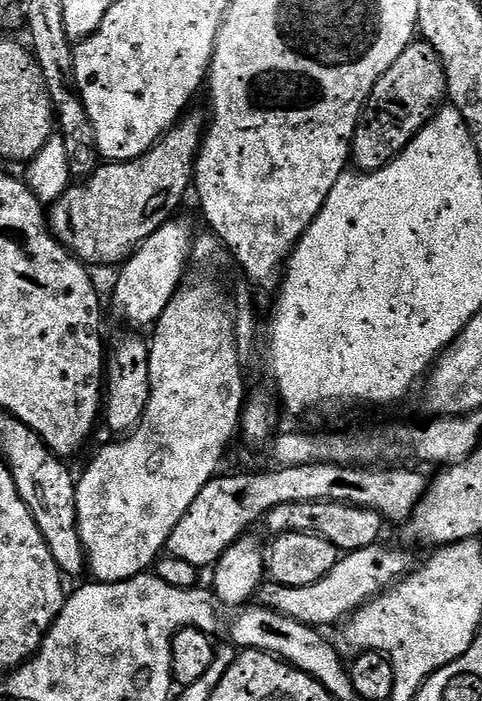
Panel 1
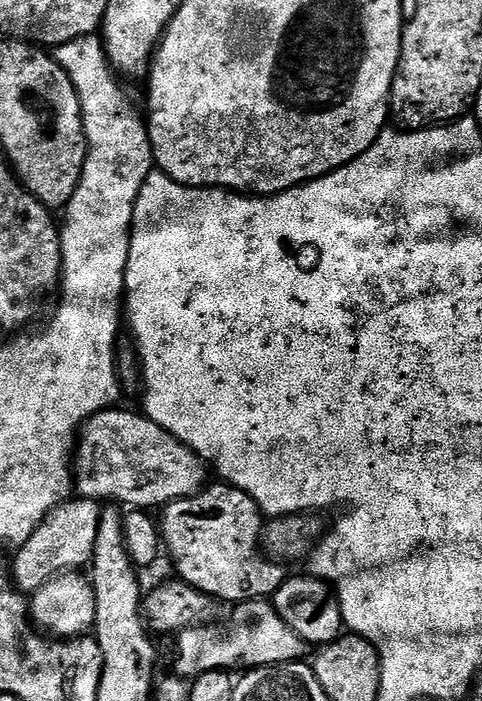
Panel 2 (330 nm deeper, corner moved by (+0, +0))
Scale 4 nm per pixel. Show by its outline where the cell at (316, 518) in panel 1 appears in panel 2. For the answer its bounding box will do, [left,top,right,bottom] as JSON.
[158,482,286,606]

